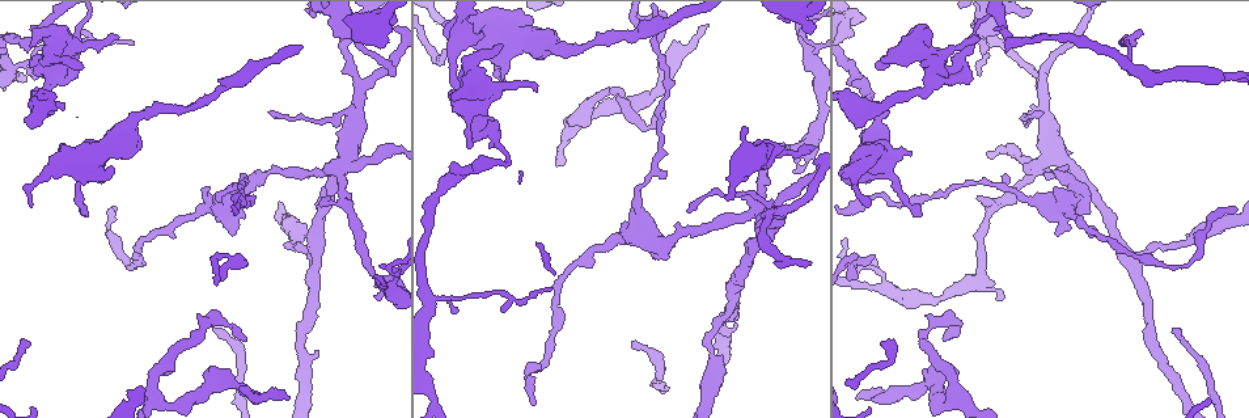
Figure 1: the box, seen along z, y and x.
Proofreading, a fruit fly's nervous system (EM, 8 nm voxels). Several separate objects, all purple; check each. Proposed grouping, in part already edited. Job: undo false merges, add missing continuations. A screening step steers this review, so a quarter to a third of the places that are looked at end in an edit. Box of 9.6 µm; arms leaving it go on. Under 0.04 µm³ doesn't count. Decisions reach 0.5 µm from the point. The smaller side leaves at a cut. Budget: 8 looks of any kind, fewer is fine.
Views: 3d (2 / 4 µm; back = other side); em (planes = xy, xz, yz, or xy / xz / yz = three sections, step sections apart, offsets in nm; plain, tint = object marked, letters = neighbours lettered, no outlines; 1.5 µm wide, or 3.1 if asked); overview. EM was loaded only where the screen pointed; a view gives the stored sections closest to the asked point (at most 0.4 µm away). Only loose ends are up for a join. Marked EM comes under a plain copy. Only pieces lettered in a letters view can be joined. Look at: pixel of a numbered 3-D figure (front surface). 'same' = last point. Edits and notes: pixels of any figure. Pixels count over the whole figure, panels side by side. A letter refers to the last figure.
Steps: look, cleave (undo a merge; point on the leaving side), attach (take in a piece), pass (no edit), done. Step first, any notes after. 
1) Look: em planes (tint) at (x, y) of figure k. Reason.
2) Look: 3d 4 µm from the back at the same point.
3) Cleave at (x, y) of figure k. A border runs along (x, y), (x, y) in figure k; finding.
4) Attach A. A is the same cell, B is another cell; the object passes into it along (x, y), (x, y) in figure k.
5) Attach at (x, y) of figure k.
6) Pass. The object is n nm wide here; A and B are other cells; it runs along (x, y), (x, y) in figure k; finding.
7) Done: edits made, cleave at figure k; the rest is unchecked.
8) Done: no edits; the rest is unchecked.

Look: em planes (letters) at (359, 88) of figure 1. Three arms meet.

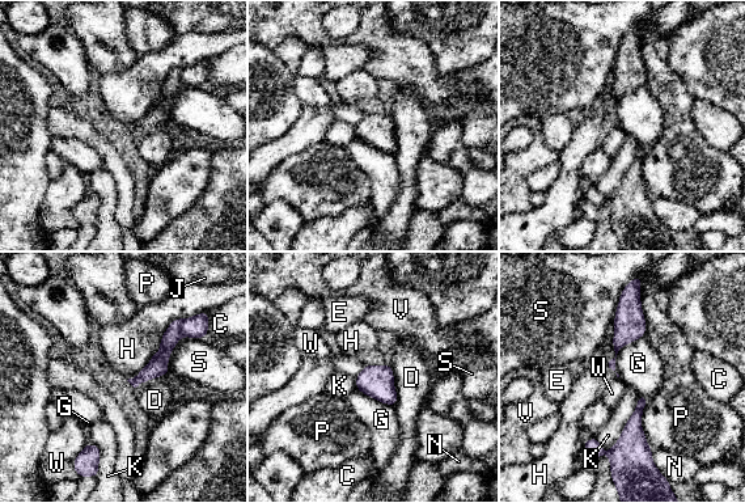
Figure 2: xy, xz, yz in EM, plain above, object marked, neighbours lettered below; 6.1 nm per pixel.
Pass. C, D, E, G, H, J, K, N, P, S, V and W are other cells; a border runs along (644, 334), (618, 351), (618, 376) in figure 2; continuous, no second neuron.

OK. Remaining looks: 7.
Look: em planes (letters) at (1055, 233) of figure 1. An open end.

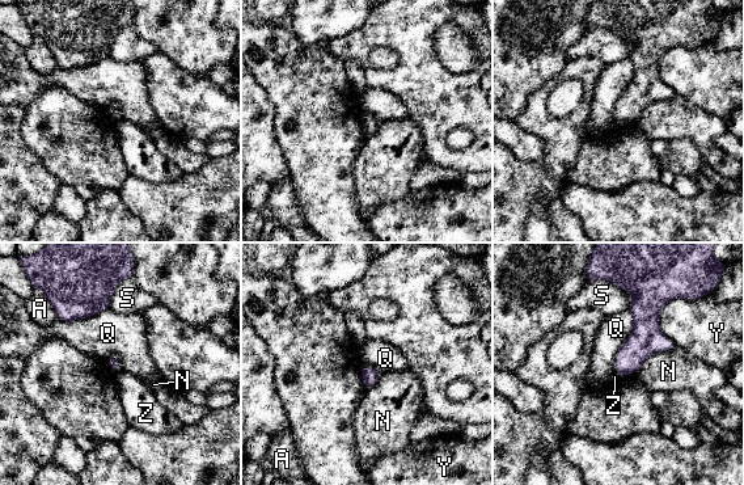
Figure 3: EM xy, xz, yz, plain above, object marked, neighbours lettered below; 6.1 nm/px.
Pass. A, N, Q, S, Y and Z are other cells; a border runs along (628, 308), (632, 330), (614, 372) in figure 3; no lettered piece goes on from it.

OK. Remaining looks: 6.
Look: em yz step 8 (letters) at (498, 46) of figure 1.

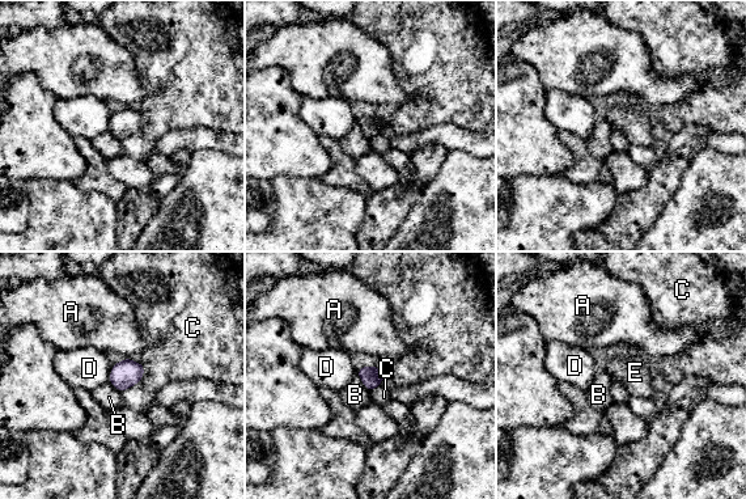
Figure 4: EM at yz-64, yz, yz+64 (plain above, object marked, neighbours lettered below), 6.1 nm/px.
Pass. The object is 130 nm wide here; A, B, C, D and E are other cells; a border runs along (113, 364), (107, 381) in figure 4; no lettered piece goes on from it.

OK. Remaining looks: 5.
Look: 3d 2 µm at (435, 397) of figure 1.

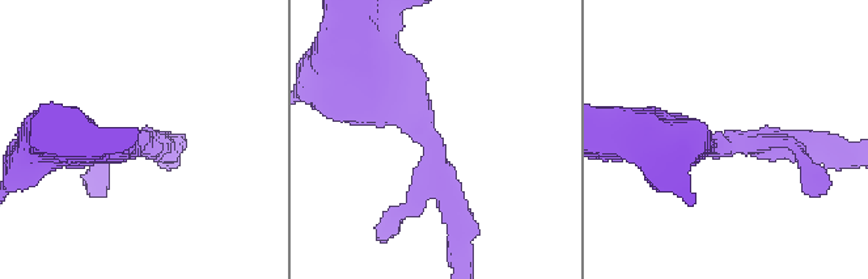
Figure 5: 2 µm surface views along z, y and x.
Look: em planes (letters) at (138, 144) of figure 5.

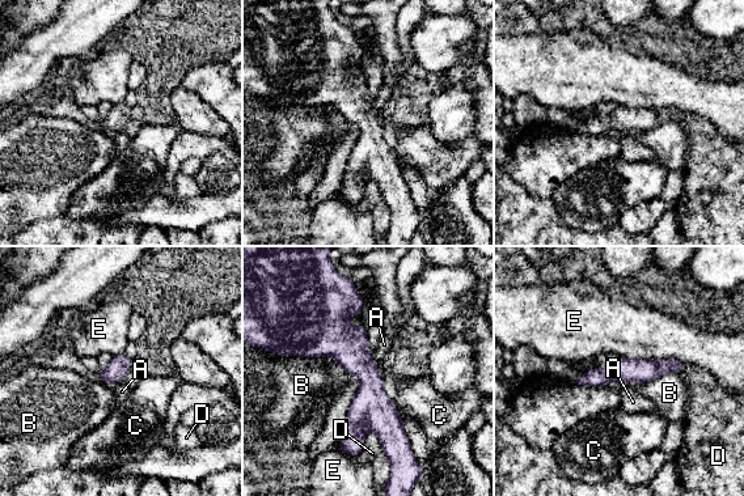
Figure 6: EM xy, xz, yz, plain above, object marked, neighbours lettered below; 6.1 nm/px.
Pass. A, B, C, D and E are other cells; a border runs along (618, 355), (677, 359), (684, 364) in figure 6; one neuron here.

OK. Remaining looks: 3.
Done: no edits; the rest is unchecked.

